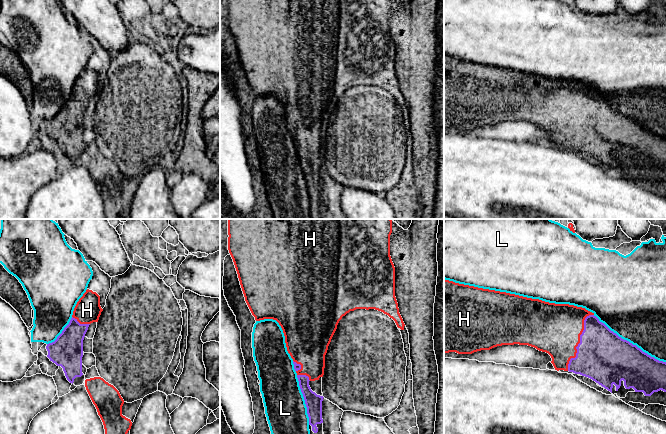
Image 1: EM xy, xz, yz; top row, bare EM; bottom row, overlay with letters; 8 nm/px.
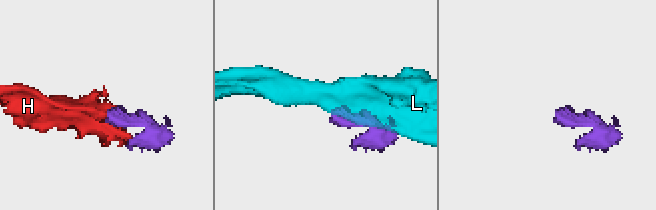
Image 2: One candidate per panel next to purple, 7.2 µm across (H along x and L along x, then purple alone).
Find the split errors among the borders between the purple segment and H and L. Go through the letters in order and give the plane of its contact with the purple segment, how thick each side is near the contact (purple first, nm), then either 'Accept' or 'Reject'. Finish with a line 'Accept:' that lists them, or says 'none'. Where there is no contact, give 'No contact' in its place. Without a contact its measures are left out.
H: Touches purple in yz. Thickness 400 nm (purple) against 400 nm. Accept
L: Touches purple in yz. Thickness 400 nm (purple) against 480 nm. Reject
Accept: H

